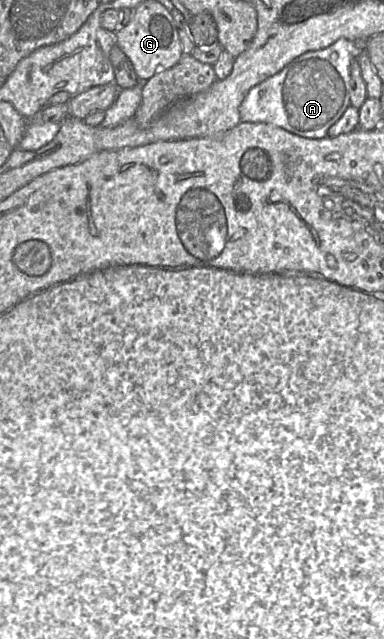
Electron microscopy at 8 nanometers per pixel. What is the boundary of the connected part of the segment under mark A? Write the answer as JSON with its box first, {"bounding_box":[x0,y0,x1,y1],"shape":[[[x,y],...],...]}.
{"bounding_box":[239,38,366,139],"shape":[[[341,38],[324,49],[309,51],[298,56],[280,72],[248,91],[239,106],[240,121],[271,124],[305,138],[322,139],[327,137],[329,128],[340,119],[350,106],[351,63],[365,51],[366,43],[365,46],[361,46]]]}

